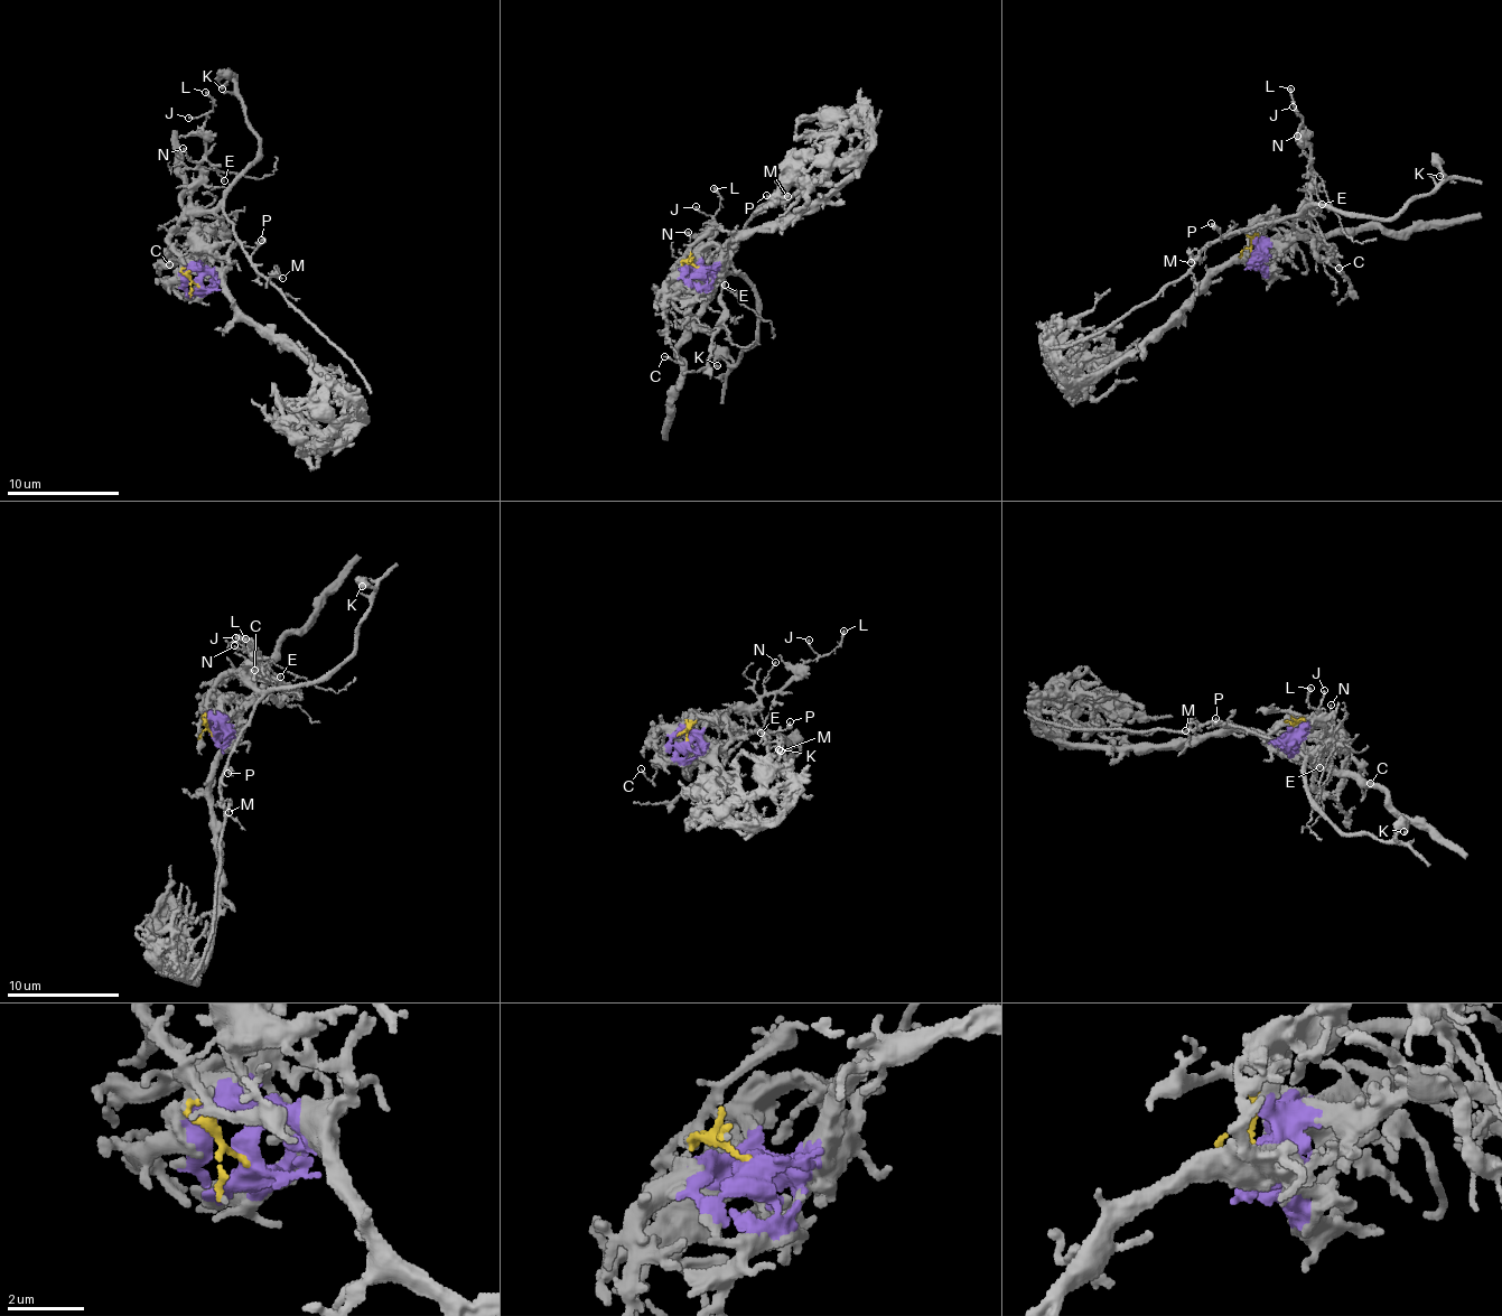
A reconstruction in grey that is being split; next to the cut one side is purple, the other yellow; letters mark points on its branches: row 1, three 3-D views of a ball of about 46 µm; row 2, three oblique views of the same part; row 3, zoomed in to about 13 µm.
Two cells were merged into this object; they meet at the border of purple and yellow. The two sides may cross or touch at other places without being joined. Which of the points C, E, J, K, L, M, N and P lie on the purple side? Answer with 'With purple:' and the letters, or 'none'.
With purple: none

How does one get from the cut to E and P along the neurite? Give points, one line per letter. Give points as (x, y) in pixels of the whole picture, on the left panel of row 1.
E: (198, 286), (174, 254), (170, 233), (187, 210), (190, 186), (198, 177), (198, 162), (204, 161), (225, 180)
P: (198, 286), (174, 254), (170, 233), (187, 216), (221, 206), (248, 254), (261, 240)

